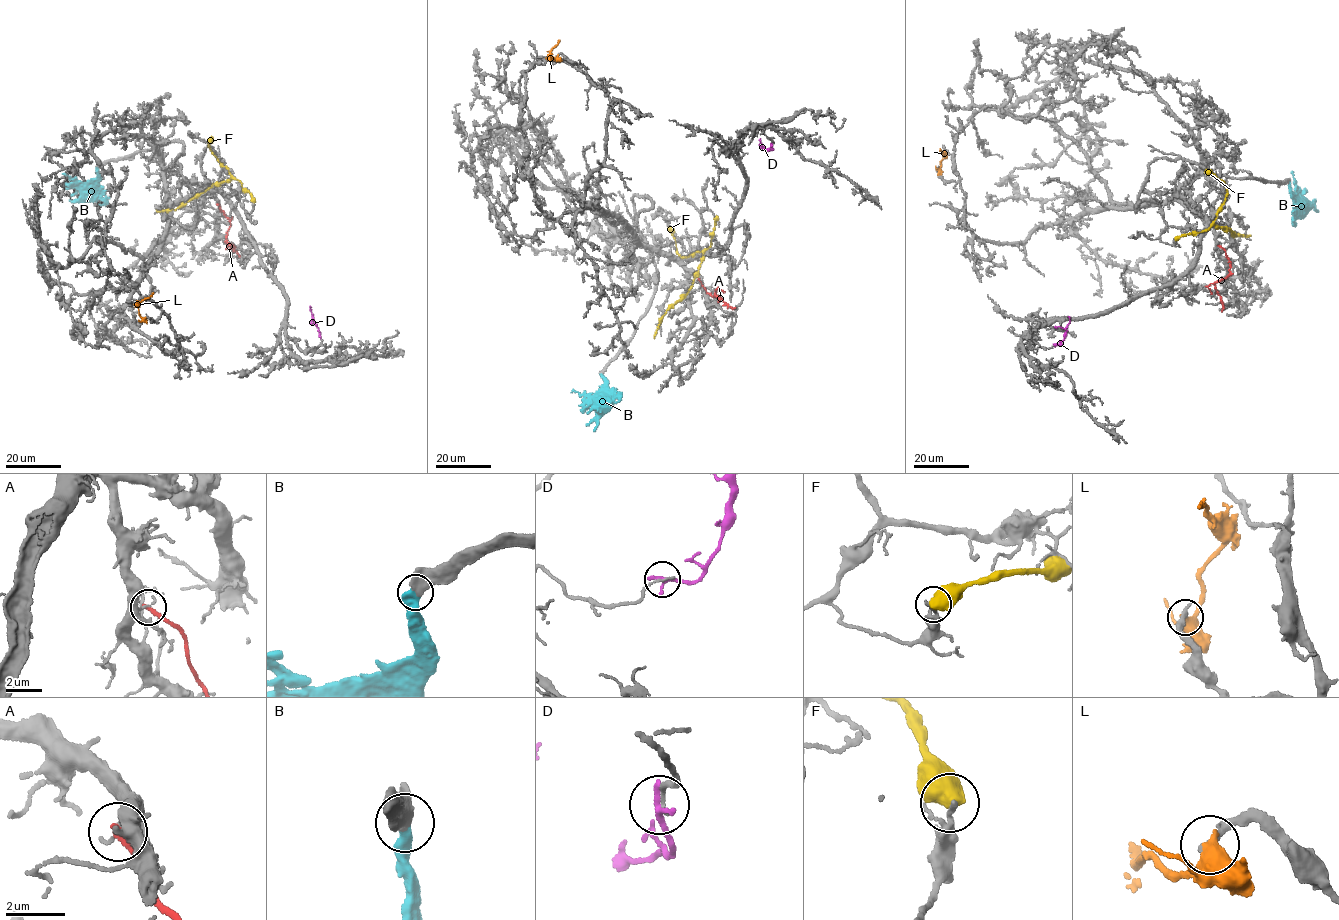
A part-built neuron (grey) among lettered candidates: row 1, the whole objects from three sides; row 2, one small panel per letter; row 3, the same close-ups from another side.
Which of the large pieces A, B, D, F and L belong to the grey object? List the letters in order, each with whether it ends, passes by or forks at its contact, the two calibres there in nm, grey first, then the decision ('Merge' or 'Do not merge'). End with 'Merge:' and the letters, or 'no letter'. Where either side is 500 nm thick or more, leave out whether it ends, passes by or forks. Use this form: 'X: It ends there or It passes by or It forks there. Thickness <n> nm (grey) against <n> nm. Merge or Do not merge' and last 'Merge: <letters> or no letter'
A: It ends there. Thickness 180 nm (grey) against 240 nm. Do not merge
B: Thickness 550 nm (grey) against 550 nm. Merge
D: It ends there. Thickness 130 nm (grey) against 260 nm. Do not merge
F: Thickness 150 nm (grey) against 800 nm. Do not merge
L: It passes by. Thickness 160 nm (grey) against 400 nm. Do not merge
Merge: B

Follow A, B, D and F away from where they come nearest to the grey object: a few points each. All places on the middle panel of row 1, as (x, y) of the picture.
A: (699, 279), (709, 295), (719, 296), (715, 294), (729, 307), (735, 308)
B: (601, 374), (605, 385), (602, 391), (604, 406), (594, 431)
D: (772, 145), (772, 149), (769, 150), (759, 144)
F: (717, 217), (710, 246), (704, 251), (691, 286), (667, 309), (654, 338)

